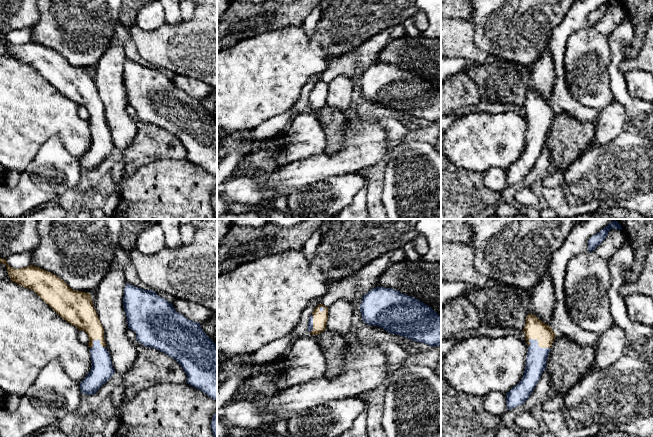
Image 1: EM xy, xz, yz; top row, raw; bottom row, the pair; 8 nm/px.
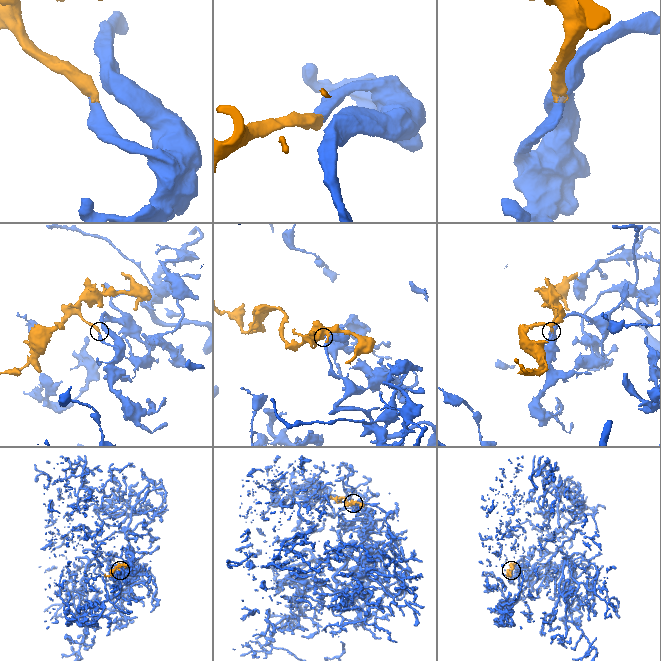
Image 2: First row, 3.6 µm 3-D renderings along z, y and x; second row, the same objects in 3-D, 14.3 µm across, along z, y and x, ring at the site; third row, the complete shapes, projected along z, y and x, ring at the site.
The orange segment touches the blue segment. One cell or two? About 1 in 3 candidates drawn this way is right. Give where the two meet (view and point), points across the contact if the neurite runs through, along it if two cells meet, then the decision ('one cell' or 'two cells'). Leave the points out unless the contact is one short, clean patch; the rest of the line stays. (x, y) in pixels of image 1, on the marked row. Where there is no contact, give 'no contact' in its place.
meets orange in yz at (538, 344); runs through yz (534, 328), (538, 335), (538, 344), (536, 360); one cell

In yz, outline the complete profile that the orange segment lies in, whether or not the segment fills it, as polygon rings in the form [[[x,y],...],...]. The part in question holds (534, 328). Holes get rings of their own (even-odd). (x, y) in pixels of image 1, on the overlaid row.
[[[533,314],[527,315],[523,332],[528,345],[526,366],[521,381],[506,394],[508,410],[523,405],[533,393],[546,369],[550,348],[556,337],[551,327]]]

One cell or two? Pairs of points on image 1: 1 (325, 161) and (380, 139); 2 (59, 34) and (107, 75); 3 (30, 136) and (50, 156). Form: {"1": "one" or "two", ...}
{"1": "one", "2": "two", "3": "two"}

